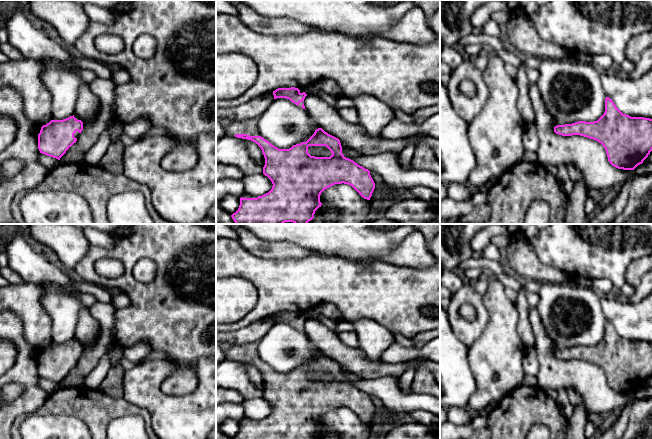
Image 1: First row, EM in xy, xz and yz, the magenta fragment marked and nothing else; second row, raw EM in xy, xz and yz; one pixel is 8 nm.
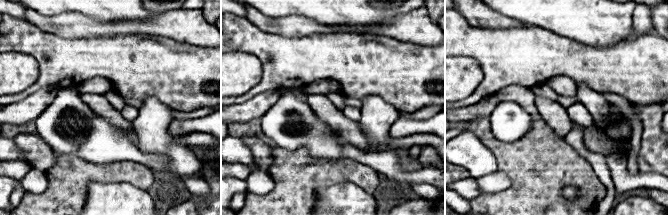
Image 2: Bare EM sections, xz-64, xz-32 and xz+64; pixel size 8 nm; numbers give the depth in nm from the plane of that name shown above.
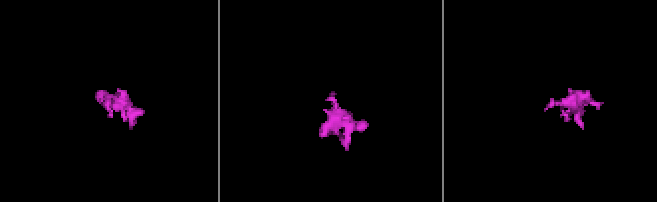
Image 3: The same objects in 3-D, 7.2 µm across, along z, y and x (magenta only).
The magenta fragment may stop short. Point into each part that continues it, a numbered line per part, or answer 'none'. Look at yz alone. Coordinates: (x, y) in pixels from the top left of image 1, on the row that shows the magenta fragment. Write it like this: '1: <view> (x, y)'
none

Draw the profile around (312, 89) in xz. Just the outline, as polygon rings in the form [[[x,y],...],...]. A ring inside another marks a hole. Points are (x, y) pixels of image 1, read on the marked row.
[[[319,81],[314,82],[303,89],[303,91],[307,95],[315,95],[317,92],[319,92],[321,90],[322,90],[322,88],[321,88],[321,85],[319,84]]]

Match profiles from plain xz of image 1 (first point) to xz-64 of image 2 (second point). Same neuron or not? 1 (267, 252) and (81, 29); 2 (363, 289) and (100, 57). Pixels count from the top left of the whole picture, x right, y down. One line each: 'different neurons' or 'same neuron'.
1: same neuron
2: same neuron

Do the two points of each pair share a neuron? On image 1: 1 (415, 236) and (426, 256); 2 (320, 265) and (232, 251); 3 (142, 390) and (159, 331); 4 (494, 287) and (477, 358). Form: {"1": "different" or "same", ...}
{"1": "same", "2": "same", "3": "different", "4": "same"}

